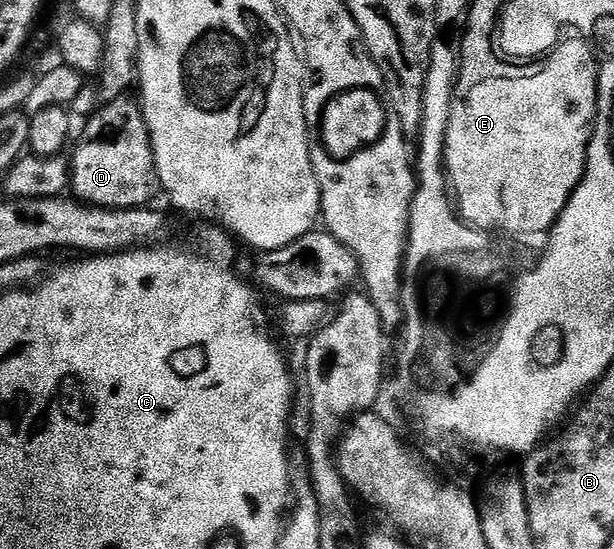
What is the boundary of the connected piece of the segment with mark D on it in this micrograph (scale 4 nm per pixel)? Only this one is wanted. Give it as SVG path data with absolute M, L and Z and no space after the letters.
M122 97L112 103L102 104L93 115L86 120L83 136L76 138L75 152L69 155L69 191L81 203L90 203L93 207L109 207L126 209L142 207L150 204L151 186L157 183L155 174L155 158L151 149L149 129L143 120L143 109L131 97Z

